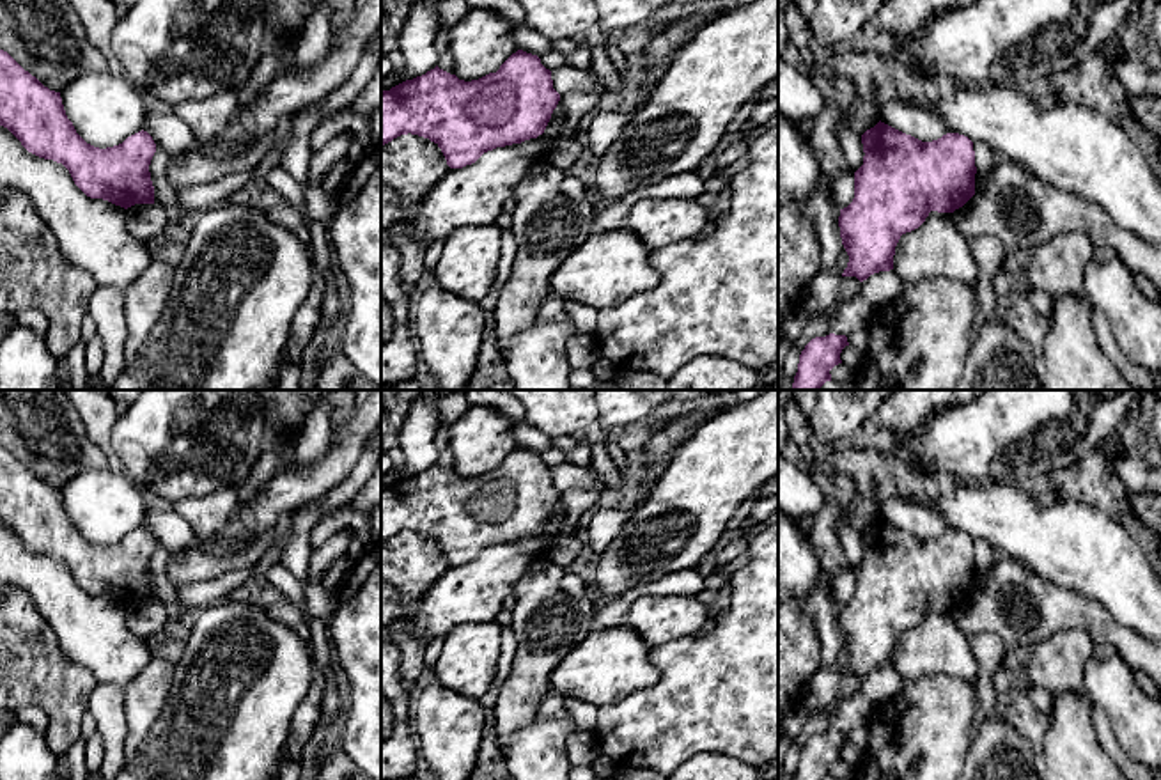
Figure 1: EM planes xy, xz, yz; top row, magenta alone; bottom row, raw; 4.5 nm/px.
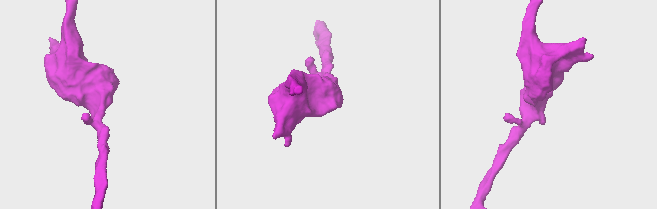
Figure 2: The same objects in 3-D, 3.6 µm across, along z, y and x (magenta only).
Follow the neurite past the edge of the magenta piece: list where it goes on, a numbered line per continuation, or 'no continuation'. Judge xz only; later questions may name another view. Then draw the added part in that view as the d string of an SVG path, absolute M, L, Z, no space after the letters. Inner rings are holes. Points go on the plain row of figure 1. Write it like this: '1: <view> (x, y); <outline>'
no continuation

